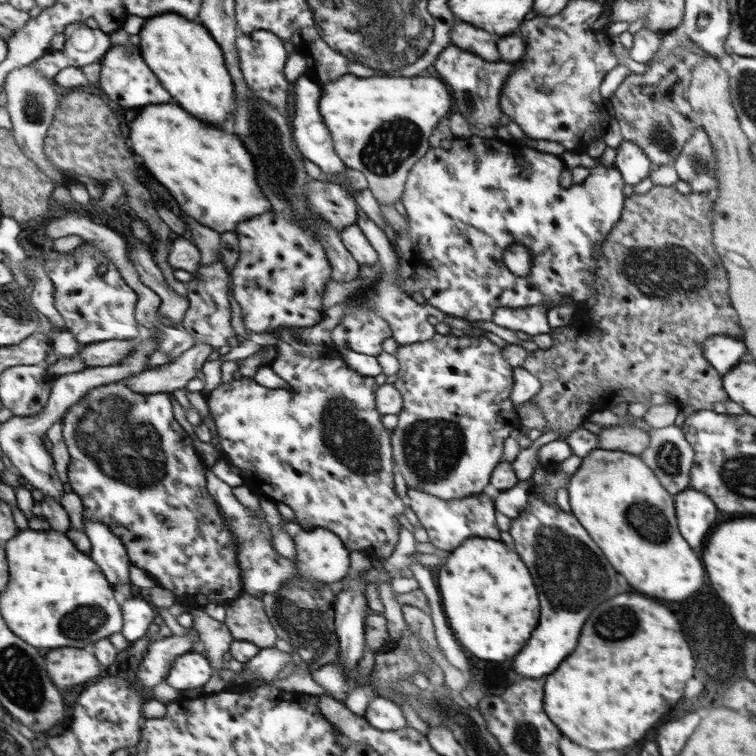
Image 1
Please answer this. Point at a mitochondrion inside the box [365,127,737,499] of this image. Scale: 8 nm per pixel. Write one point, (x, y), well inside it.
(657, 272)

